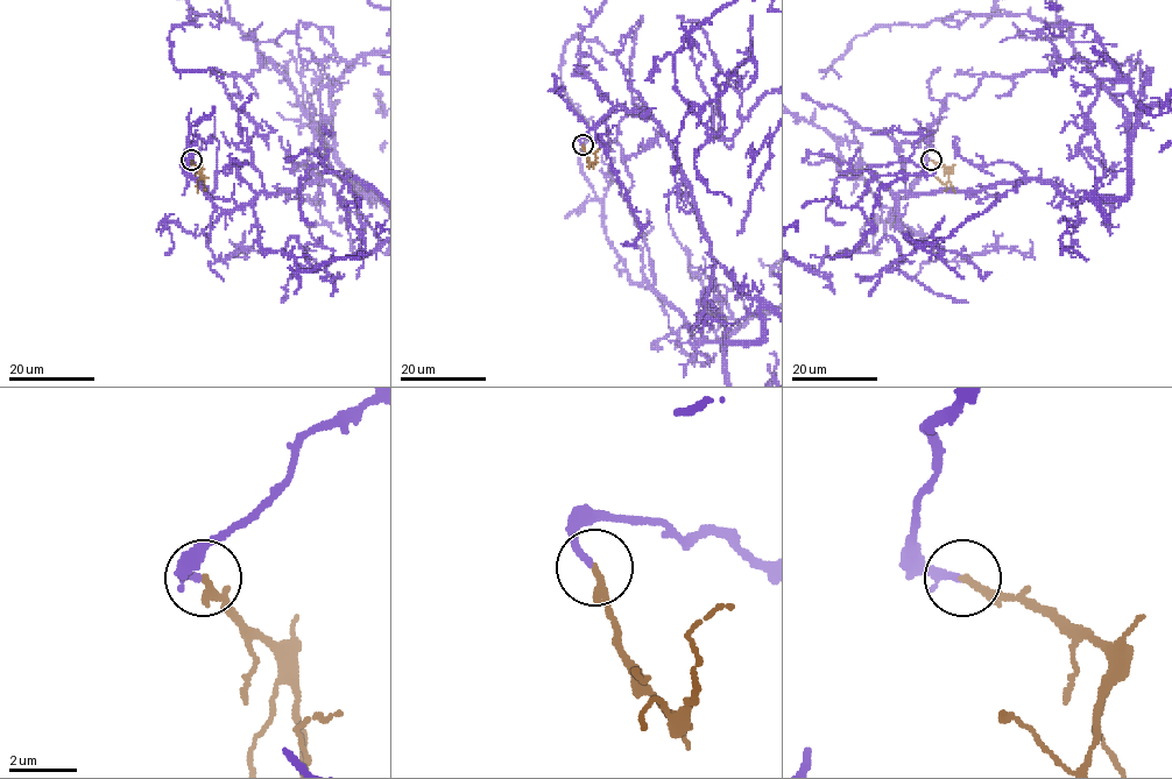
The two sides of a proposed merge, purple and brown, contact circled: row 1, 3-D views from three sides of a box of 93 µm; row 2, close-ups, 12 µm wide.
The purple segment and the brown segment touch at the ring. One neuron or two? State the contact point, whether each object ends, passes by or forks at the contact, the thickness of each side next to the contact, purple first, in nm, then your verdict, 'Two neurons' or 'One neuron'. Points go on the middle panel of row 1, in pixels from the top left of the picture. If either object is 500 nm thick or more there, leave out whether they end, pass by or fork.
Place: (583, 144). At the ring purple ends. At the ring brown ends. Thickness 240 nm (purple) against 200 nm. One neuron

